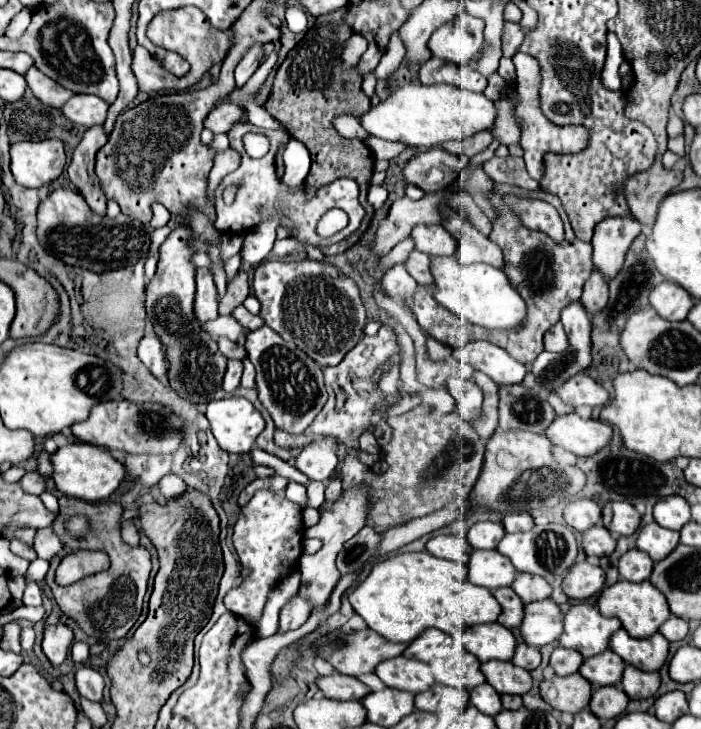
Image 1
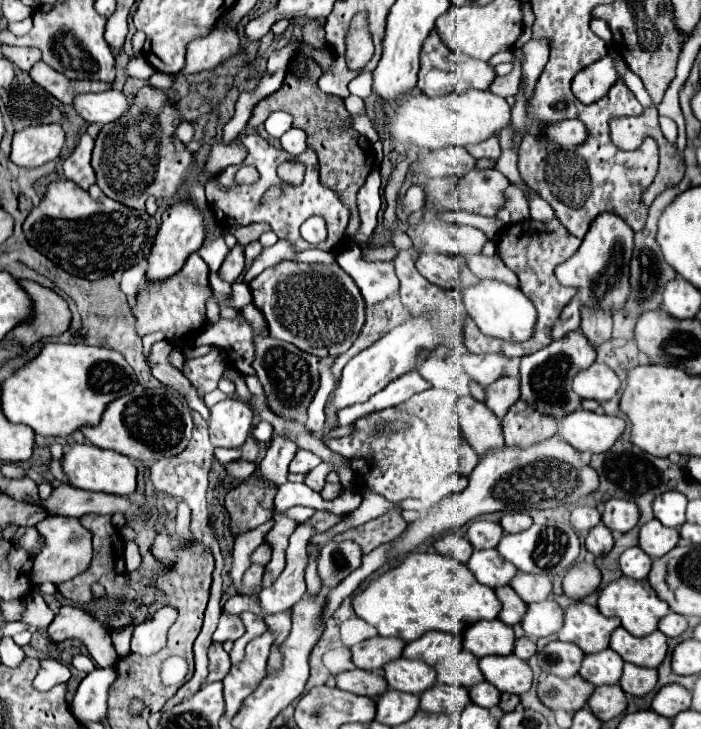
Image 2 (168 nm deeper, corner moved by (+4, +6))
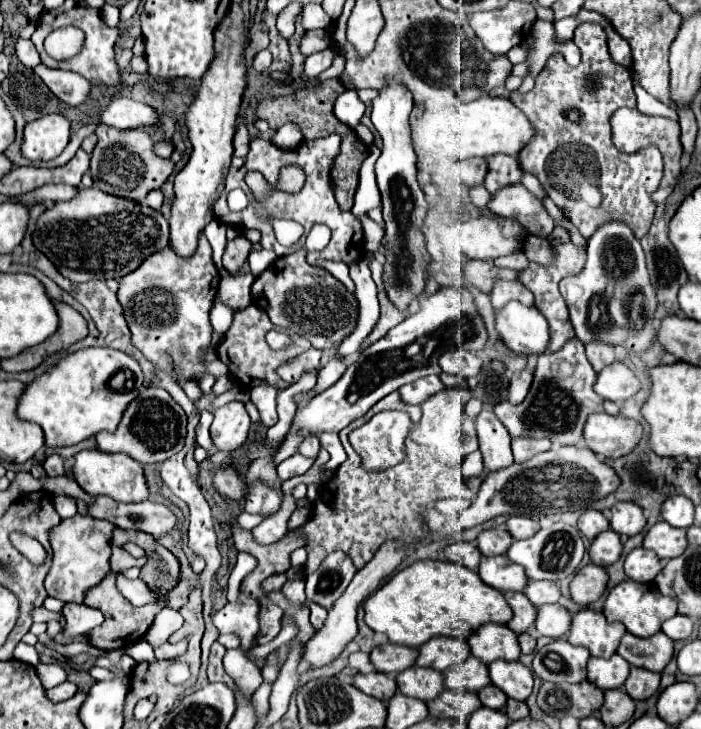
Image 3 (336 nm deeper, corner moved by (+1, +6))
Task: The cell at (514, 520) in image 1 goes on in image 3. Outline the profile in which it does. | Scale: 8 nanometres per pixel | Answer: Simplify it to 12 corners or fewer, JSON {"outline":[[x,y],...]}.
{"outline":[[511,516],[507,530],[515,540],[523,540],[539,530],[530,516]]}

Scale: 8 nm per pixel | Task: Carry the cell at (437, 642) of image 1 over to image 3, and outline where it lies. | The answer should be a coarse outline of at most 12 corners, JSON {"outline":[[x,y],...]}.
{"outline":[[433,636],[419,646],[417,666],[461,664],[471,650],[465,640]]}

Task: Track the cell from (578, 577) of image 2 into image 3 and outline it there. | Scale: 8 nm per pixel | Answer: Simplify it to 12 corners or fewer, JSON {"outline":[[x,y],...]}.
{"outline":[[587,564],[571,580],[571,598],[589,606],[607,588],[605,568]]}

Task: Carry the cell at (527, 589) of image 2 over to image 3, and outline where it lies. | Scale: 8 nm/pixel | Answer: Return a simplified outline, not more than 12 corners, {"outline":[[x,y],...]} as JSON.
{"outline":[[529,580],[523,594],[539,608],[557,602],[557,582]]}

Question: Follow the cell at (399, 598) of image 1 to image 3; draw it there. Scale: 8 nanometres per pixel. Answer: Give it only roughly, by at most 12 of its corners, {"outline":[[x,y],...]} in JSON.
{"outline":[[419,560],[365,600],[371,630],[411,648],[511,620],[499,590]]}

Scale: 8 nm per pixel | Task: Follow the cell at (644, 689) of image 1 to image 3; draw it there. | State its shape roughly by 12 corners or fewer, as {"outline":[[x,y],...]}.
{"outline":[[631,666],[625,690],[647,700],[659,688],[661,674]]}

